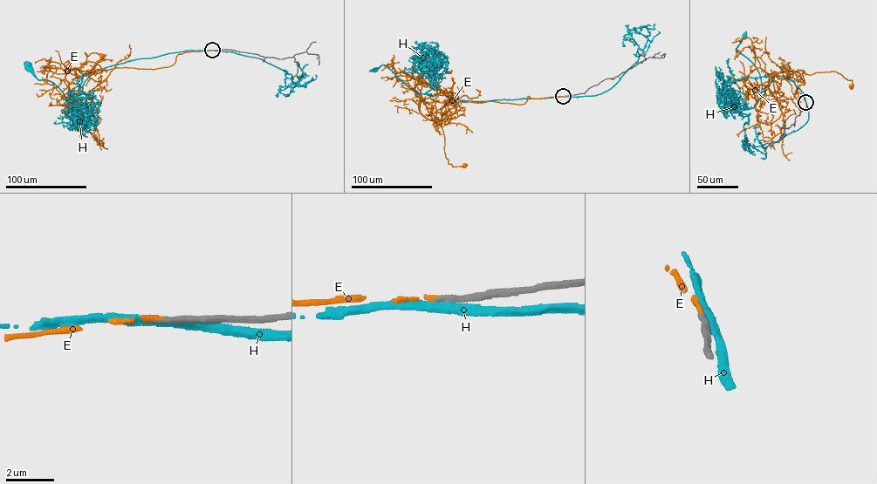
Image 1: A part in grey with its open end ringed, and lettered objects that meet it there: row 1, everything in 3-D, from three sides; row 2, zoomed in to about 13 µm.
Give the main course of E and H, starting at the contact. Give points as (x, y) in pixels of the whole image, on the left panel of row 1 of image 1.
E: (212, 50), (178, 54), (174, 64), (154, 69), (102, 70), (92, 62), (81, 64), (85, 52), (101, 56)
H: (213, 50), (168, 52), (127, 60), (89, 75), (84, 74), (71, 107), (59, 88), (38, 79), (29, 64)

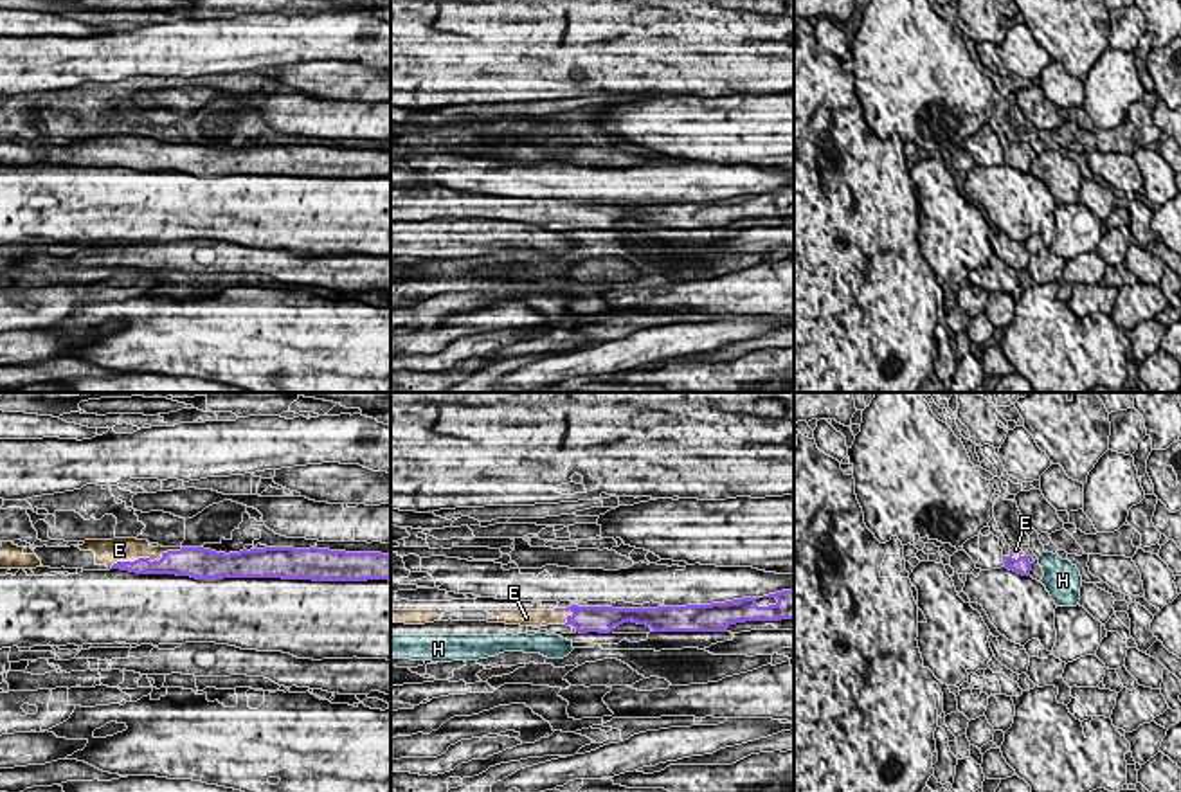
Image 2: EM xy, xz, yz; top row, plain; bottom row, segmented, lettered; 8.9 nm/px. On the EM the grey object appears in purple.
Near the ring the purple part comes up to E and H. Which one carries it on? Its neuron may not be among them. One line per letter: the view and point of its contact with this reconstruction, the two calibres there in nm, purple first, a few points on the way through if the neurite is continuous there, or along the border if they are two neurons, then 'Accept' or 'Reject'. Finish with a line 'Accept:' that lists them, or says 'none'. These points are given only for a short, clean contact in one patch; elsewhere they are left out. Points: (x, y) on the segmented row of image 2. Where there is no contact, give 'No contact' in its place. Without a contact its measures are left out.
E: Touches purple at xy (146, 558). Thickness 220 nm (purple) against 220 nm. Accept
H: No contact. Reject
Accept: E

